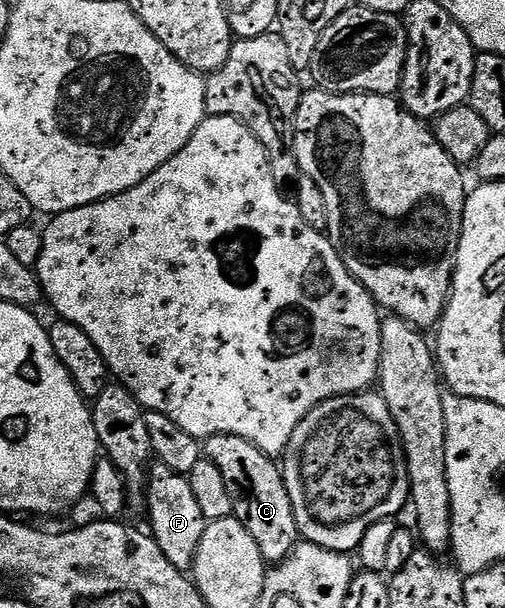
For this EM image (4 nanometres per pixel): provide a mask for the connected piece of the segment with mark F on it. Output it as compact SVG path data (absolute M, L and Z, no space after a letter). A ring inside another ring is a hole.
M162 464L152 465L145 478L145 506L148 509L147 518L151 521L151 537L159 545L161 552L165 552L169 564L186 571L187 565L199 554L201 536L208 523L197 504L188 475L179 474Z

